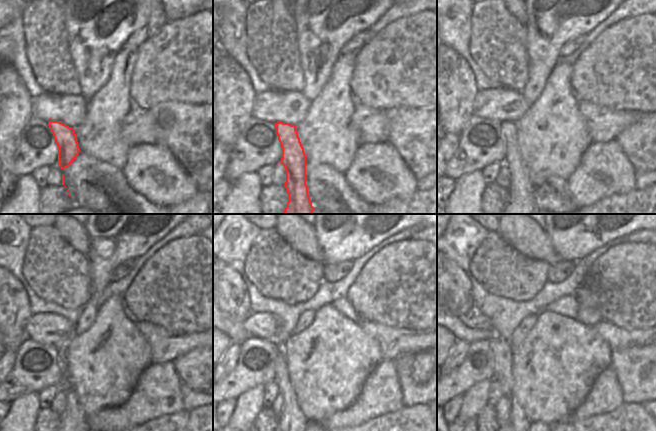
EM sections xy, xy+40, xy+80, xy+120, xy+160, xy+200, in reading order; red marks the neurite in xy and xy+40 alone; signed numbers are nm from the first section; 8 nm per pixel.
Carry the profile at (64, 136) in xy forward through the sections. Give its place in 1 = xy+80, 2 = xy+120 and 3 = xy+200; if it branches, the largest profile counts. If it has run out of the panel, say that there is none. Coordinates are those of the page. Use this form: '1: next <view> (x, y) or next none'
1: next xy+80 (521, 190)
2: next xy+120 (73, 417)
3: next xy+200 (518, 417)

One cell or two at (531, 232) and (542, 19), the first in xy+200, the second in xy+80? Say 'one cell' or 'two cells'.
two cells

